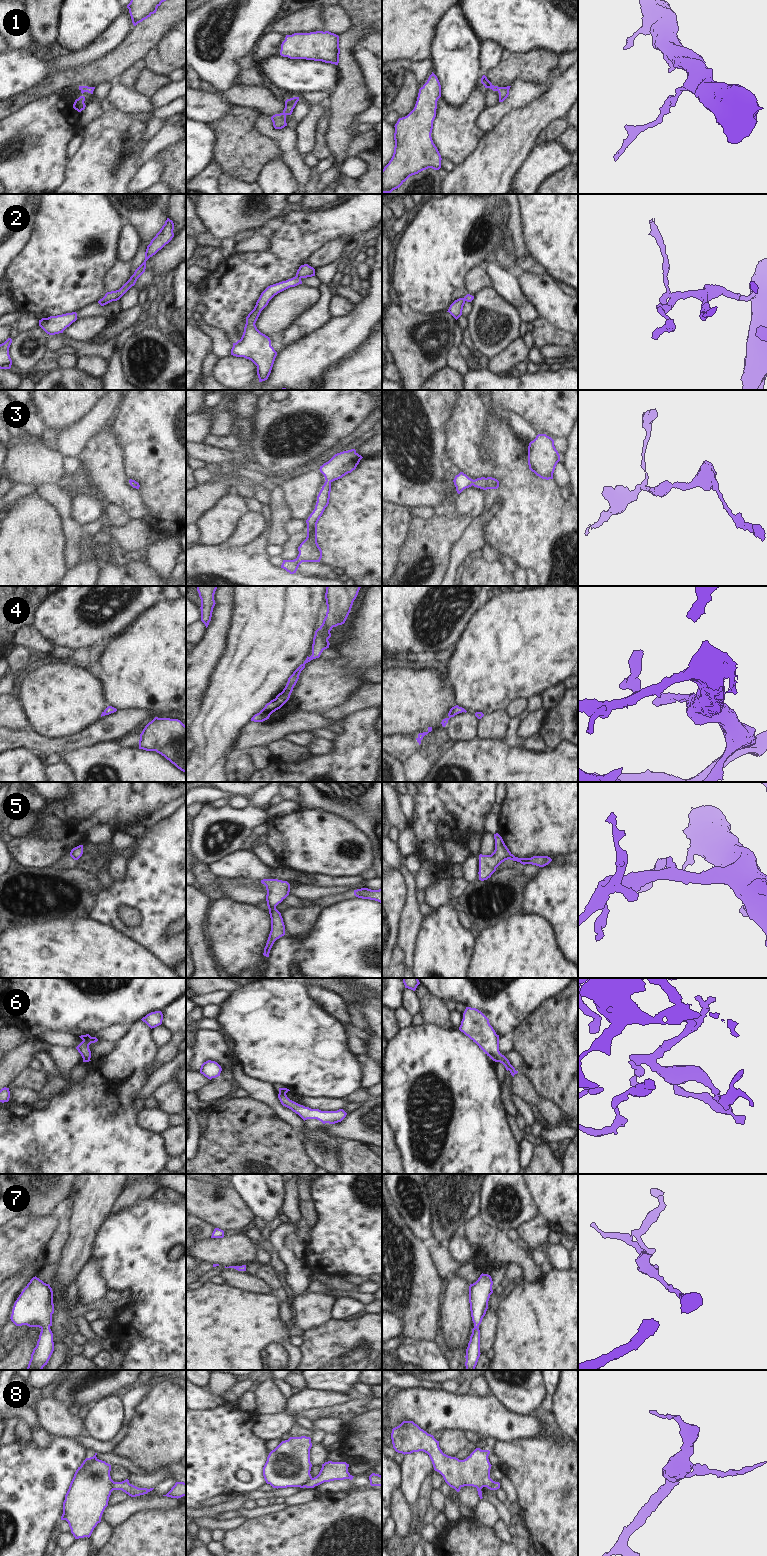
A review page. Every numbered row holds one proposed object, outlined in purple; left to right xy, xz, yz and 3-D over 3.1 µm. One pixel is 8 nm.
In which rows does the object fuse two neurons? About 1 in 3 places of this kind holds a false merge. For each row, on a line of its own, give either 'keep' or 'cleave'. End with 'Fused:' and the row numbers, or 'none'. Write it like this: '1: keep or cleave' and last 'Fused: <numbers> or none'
1: keep
2: cleave
3: keep
4: keep
5: keep
6: keep
7: keep
8: cleave
Fused: 2, 8

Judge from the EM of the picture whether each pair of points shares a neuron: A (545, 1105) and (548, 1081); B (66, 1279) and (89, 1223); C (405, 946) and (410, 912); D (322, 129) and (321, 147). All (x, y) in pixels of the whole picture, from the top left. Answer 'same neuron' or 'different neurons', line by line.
A: different neurons
B: same neuron
C: same neuron
D: same neuron

